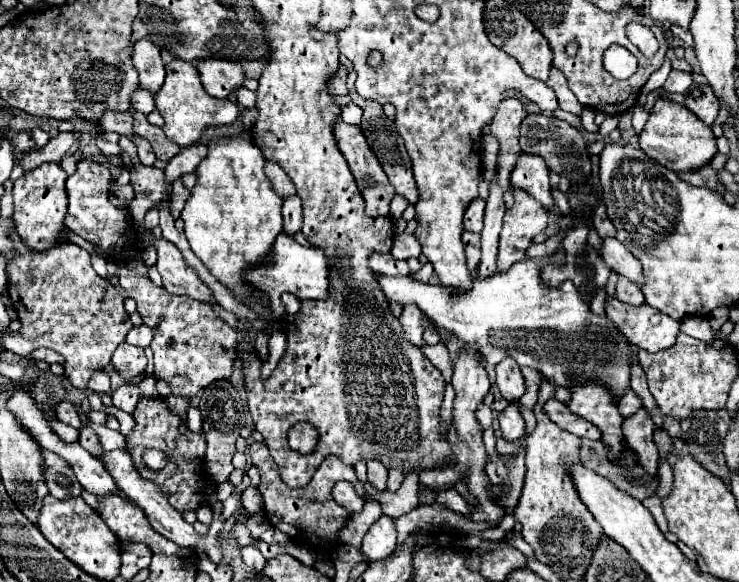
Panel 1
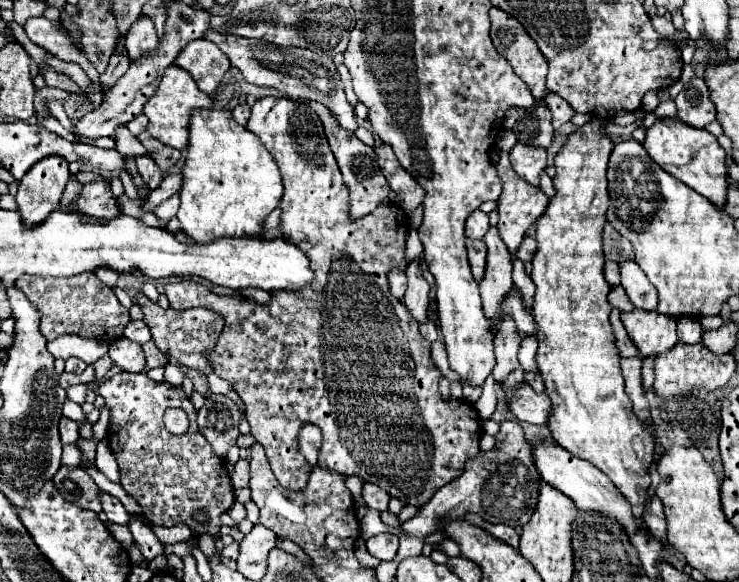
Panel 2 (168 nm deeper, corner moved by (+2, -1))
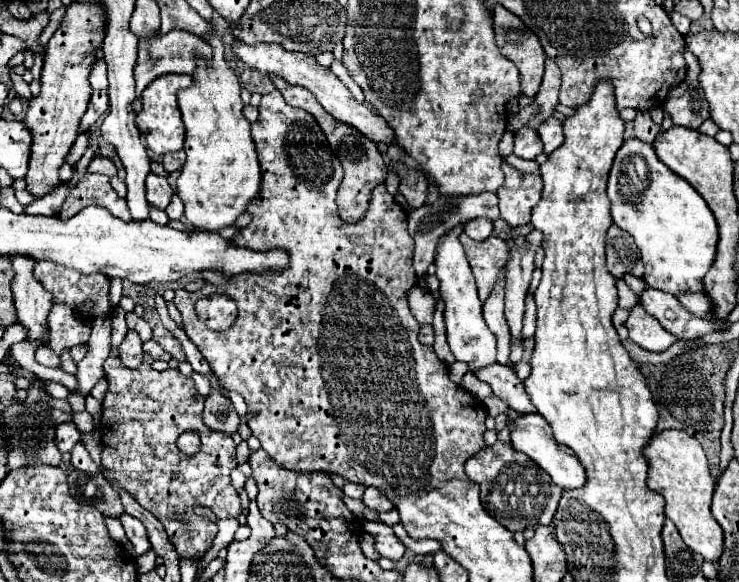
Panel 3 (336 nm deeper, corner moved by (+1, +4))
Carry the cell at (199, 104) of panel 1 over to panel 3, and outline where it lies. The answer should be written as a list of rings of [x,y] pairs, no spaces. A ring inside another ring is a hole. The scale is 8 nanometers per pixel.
[[[165,74],[155,78],[147,90],[143,90],[141,100],[143,100],[143,110],[137,114],[137,128],[145,134],[147,138],[147,148],[151,148],[155,154],[165,154],[165,152],[175,152],[183,148],[185,142],[185,126],[181,120],[181,112],[177,106],[177,92],[181,88],[189,88],[193,84],[193,78],[187,74]]]

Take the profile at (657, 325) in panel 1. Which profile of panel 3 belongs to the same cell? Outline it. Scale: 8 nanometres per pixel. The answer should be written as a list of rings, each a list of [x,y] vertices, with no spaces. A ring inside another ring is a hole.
[[[641,304],[631,310],[625,326],[629,330],[629,338],[649,352],[663,352],[677,340],[659,324],[657,318],[651,318],[651,314],[647,314]]]

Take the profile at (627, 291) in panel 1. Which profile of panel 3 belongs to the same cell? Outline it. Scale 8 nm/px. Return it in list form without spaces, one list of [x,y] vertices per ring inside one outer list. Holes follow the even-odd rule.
[[[617,280],[617,290],[619,290],[619,306],[631,310],[637,304],[637,294],[631,292],[631,288],[623,280]]]

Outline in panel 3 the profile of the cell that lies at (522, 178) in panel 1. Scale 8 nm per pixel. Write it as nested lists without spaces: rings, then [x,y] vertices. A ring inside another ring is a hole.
[[[517,130],[515,132],[515,150],[513,154],[523,160],[533,160],[543,152],[543,142],[535,130]]]

